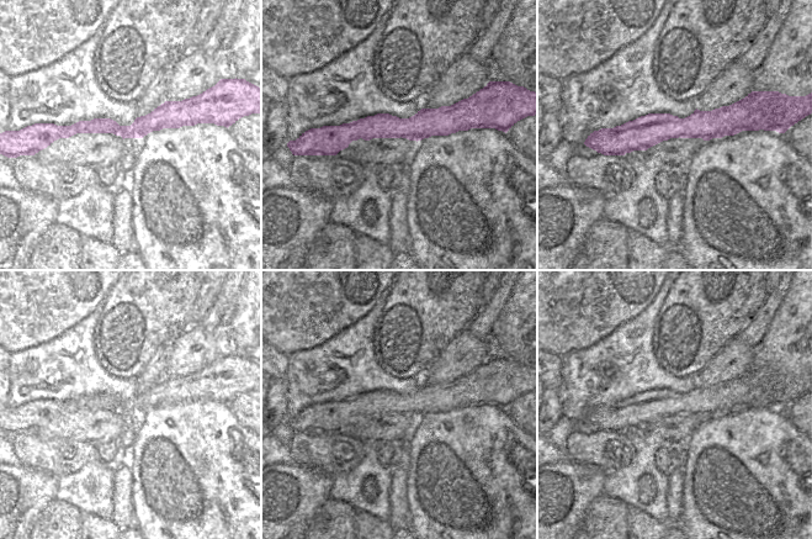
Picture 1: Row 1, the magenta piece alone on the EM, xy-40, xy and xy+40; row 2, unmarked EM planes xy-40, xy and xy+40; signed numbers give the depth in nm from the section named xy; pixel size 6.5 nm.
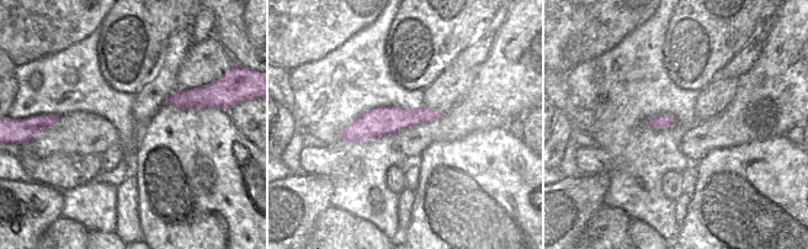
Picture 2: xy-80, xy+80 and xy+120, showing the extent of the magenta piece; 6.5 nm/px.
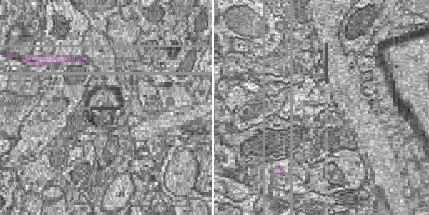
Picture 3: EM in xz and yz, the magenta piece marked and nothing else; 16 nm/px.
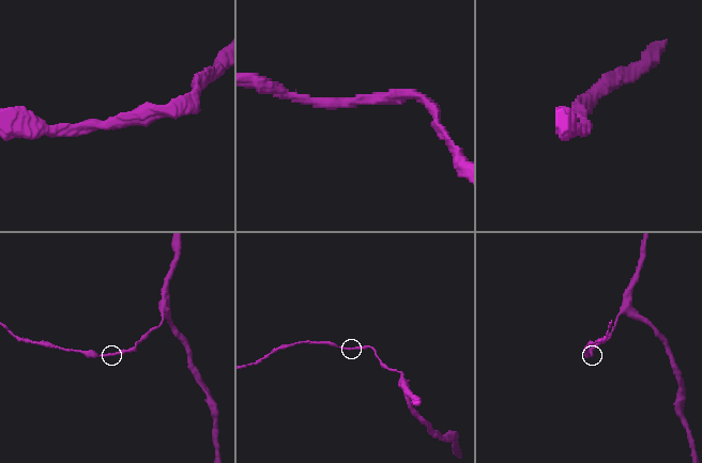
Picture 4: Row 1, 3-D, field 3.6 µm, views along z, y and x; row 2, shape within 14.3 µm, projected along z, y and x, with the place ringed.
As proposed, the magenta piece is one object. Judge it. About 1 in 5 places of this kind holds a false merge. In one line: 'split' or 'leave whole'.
leave whole

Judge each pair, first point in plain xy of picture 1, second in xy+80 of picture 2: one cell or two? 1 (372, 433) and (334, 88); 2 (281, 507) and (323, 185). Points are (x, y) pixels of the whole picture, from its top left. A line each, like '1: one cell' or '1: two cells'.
1: two cells
2: one cell

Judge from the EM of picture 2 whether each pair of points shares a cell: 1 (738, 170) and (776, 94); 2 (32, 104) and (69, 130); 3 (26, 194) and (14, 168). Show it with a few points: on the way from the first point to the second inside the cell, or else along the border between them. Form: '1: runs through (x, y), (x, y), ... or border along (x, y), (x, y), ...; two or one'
1: border along (780, 136), (758, 138), (723, 149); two
2: border along (89, 111), (70, 111), (60, 116); two
3: border along (12, 180), (31, 181); two

